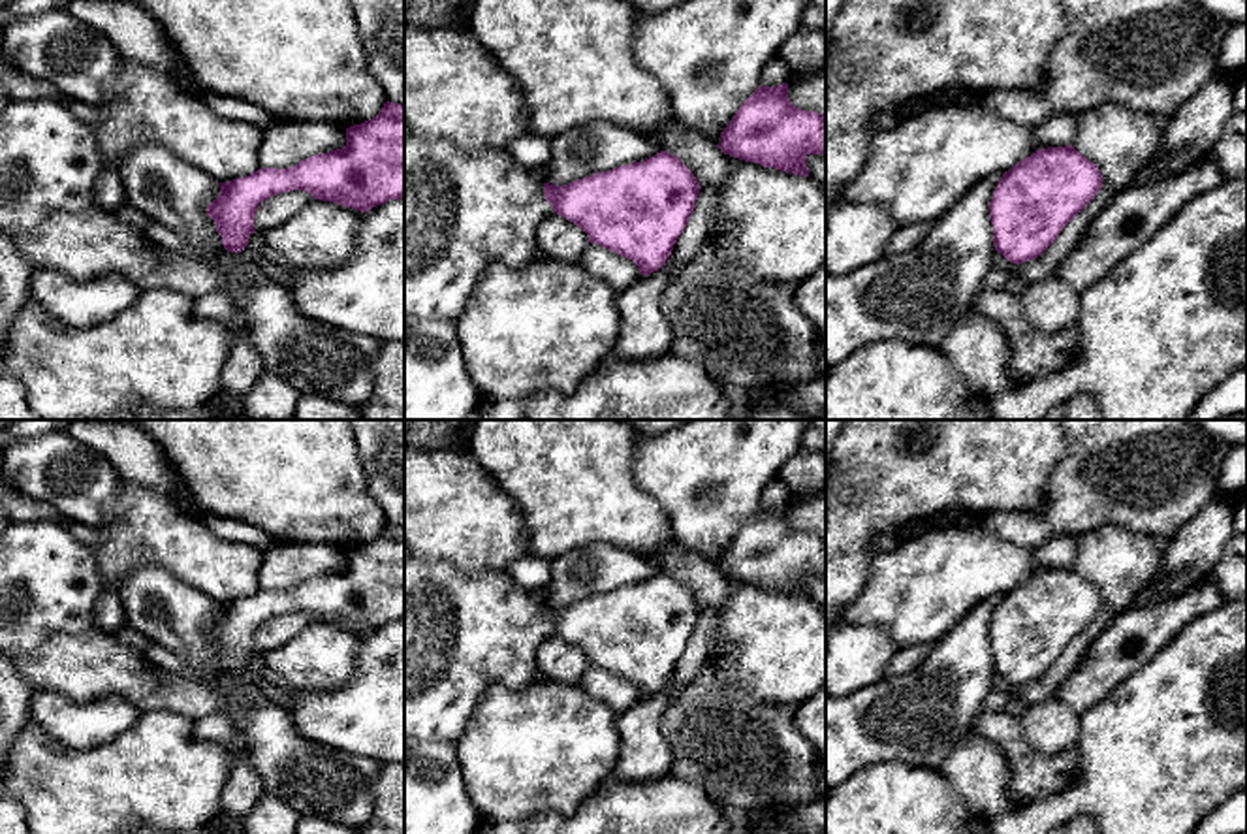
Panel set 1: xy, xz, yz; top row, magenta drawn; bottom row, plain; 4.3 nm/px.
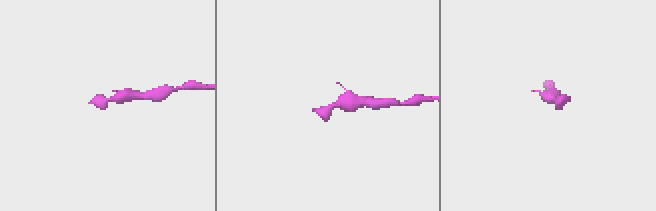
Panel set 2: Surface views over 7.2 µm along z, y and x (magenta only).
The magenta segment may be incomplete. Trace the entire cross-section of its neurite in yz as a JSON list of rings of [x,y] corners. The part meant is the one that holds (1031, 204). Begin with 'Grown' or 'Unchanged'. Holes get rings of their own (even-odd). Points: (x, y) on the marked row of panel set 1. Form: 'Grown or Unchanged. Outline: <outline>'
Unchanged. Outline: [[[1072,145],[1023,158],[993,190],[993,247],[1010,265],[1038,258],[1102,186],[1097,164]]]

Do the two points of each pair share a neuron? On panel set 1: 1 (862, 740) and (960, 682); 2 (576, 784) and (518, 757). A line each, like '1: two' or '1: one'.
1: one
2: one

